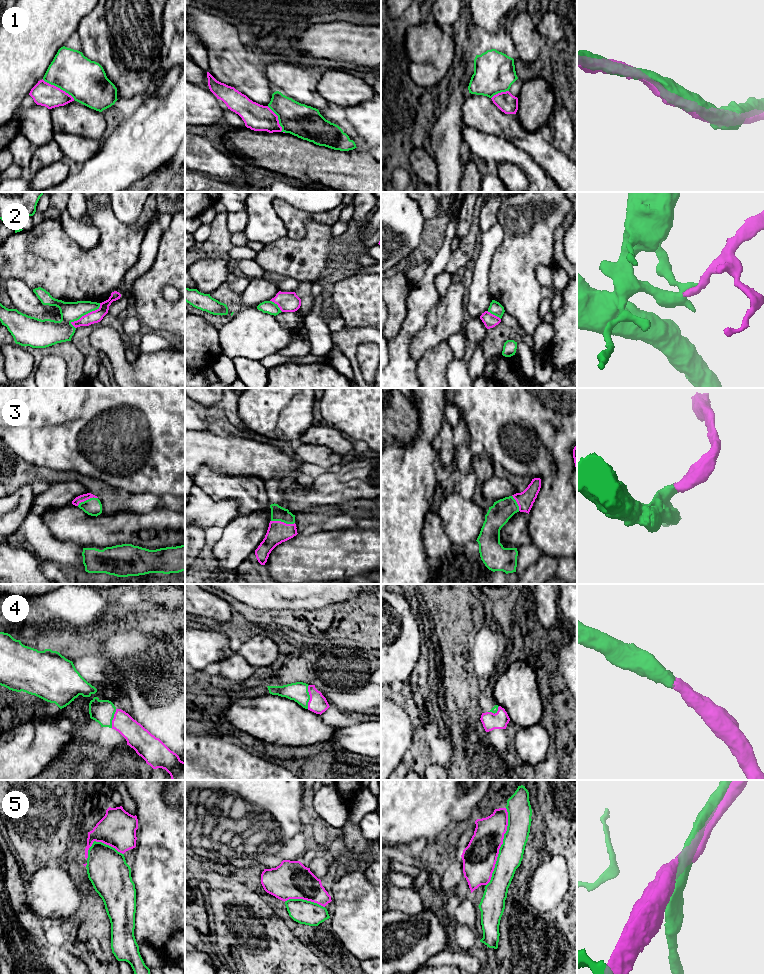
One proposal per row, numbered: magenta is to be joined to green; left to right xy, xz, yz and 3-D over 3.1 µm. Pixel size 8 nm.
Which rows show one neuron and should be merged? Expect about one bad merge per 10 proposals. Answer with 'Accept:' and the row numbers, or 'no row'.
Accept: 1, 2, 3, 4, 5

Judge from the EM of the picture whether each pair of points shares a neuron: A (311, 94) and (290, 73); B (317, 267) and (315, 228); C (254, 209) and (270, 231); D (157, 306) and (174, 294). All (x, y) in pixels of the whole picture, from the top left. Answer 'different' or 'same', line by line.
A: same
B: same
C: same
D: different

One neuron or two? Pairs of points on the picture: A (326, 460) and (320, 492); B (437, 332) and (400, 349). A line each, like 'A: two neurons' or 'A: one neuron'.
A: two neurons
B: two neurons

